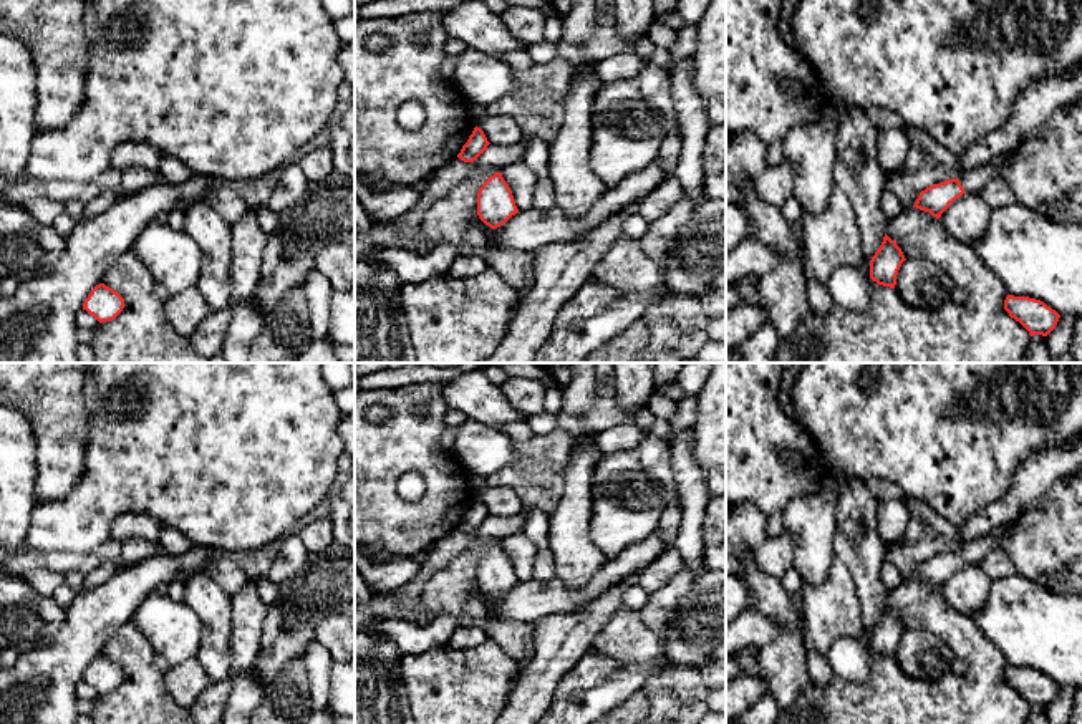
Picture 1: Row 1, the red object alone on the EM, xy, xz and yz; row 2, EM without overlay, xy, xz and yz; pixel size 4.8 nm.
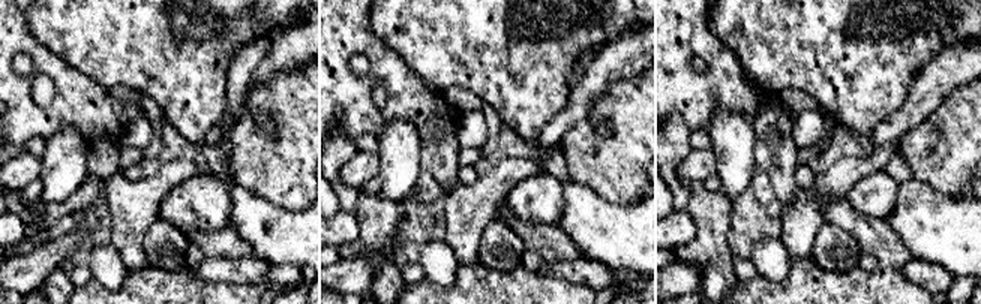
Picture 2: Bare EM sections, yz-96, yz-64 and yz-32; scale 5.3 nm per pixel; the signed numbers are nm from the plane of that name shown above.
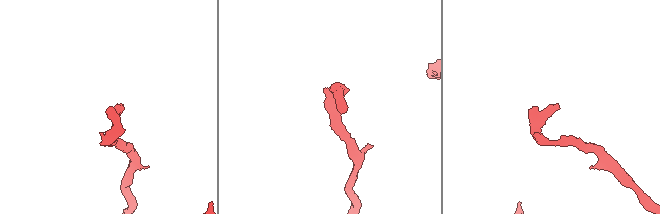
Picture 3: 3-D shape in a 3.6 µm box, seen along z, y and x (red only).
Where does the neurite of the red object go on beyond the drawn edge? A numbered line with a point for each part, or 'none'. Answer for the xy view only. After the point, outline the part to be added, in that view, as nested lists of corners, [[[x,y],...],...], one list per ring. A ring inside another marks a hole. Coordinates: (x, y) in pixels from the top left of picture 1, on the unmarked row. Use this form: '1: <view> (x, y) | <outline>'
none

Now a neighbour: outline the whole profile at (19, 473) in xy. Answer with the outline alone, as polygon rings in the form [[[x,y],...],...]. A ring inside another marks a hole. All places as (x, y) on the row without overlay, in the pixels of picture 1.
[[[0,403],[0,547],[8,555],[23,552],[31,510],[36,505],[36,442],[30,419],[17,408]]]

